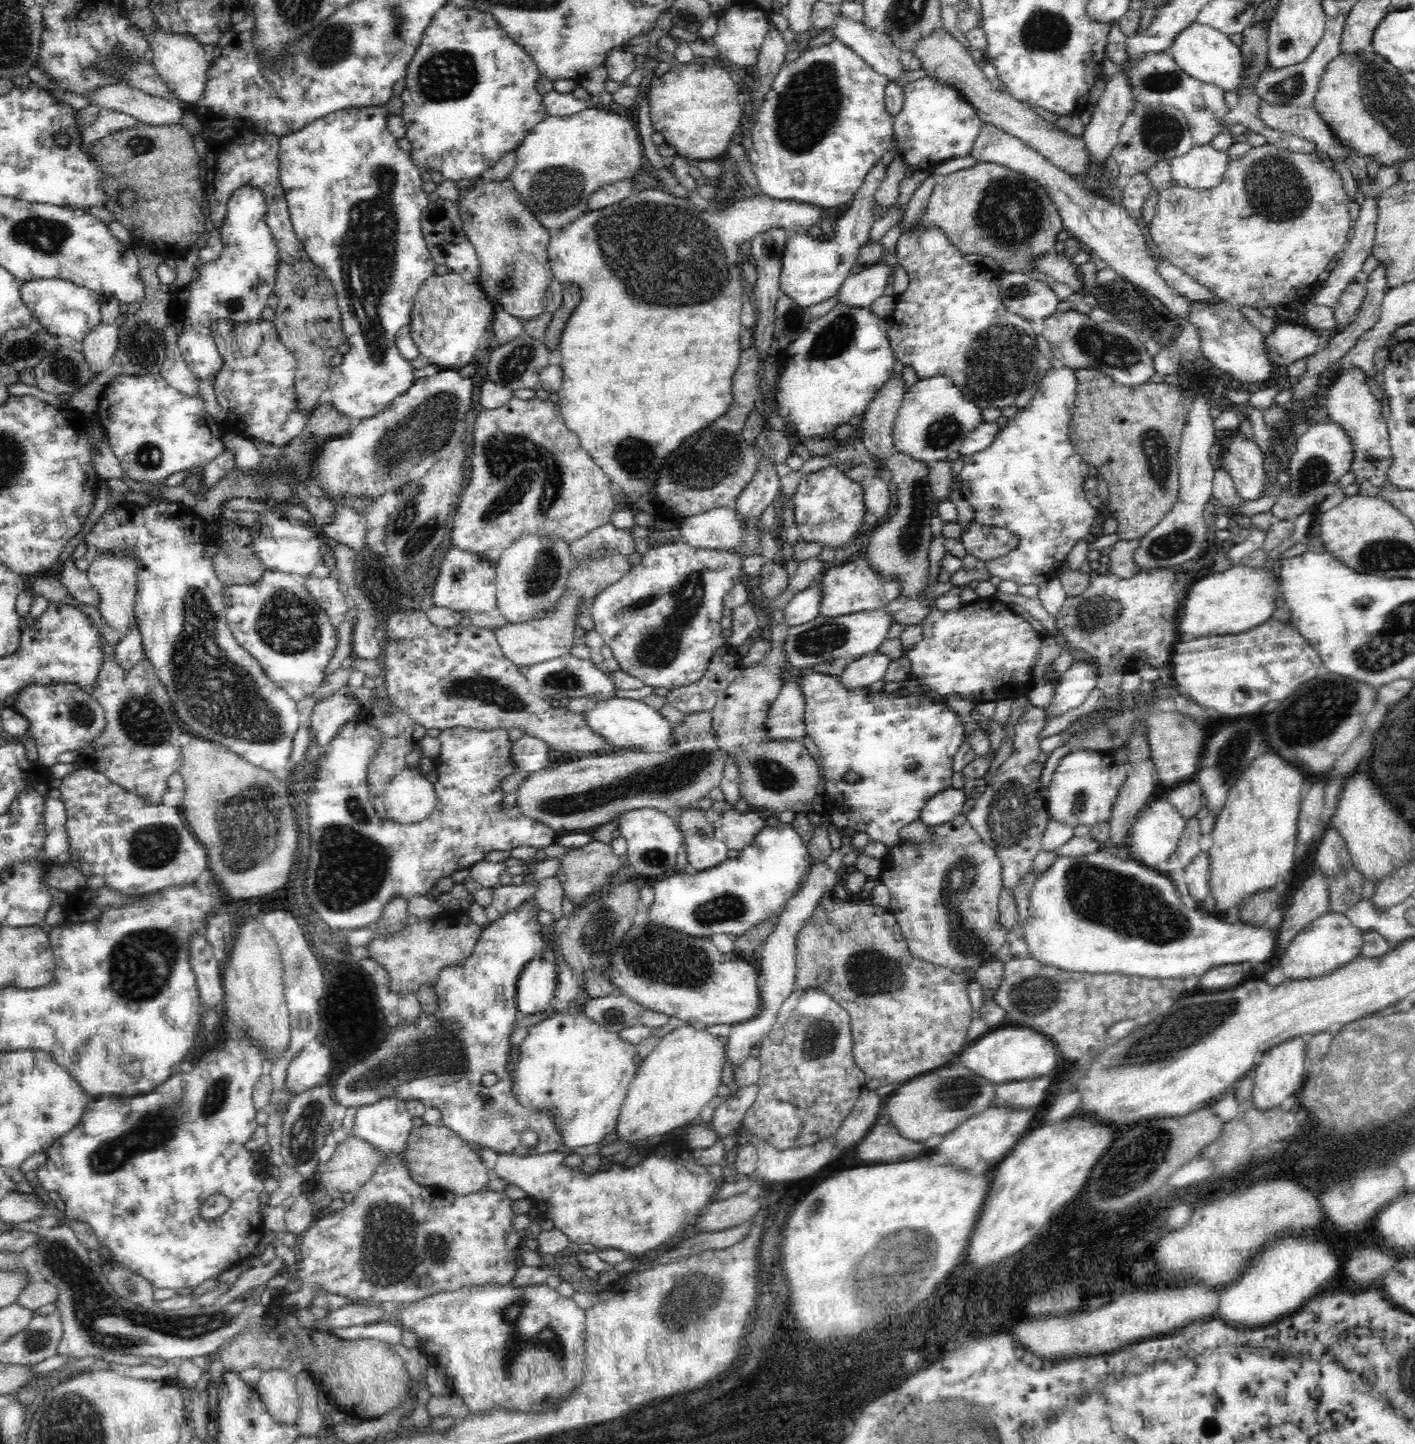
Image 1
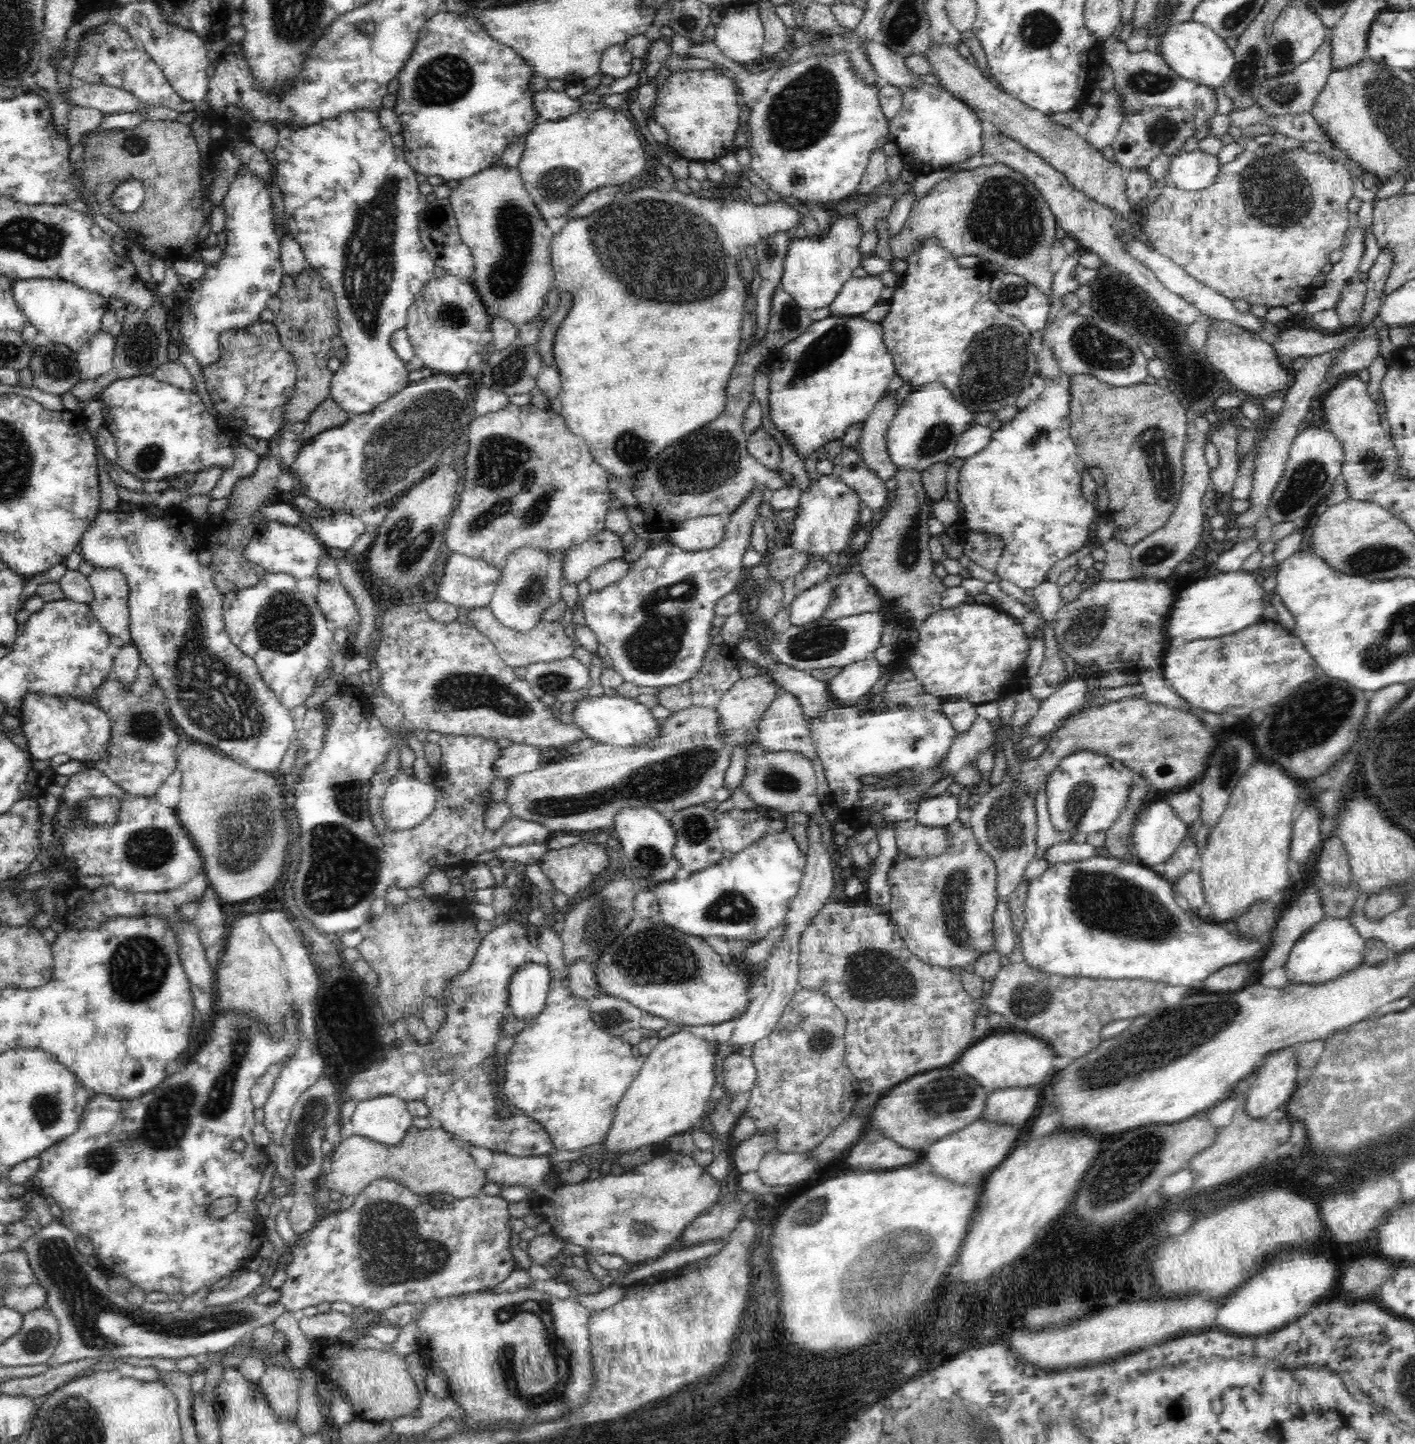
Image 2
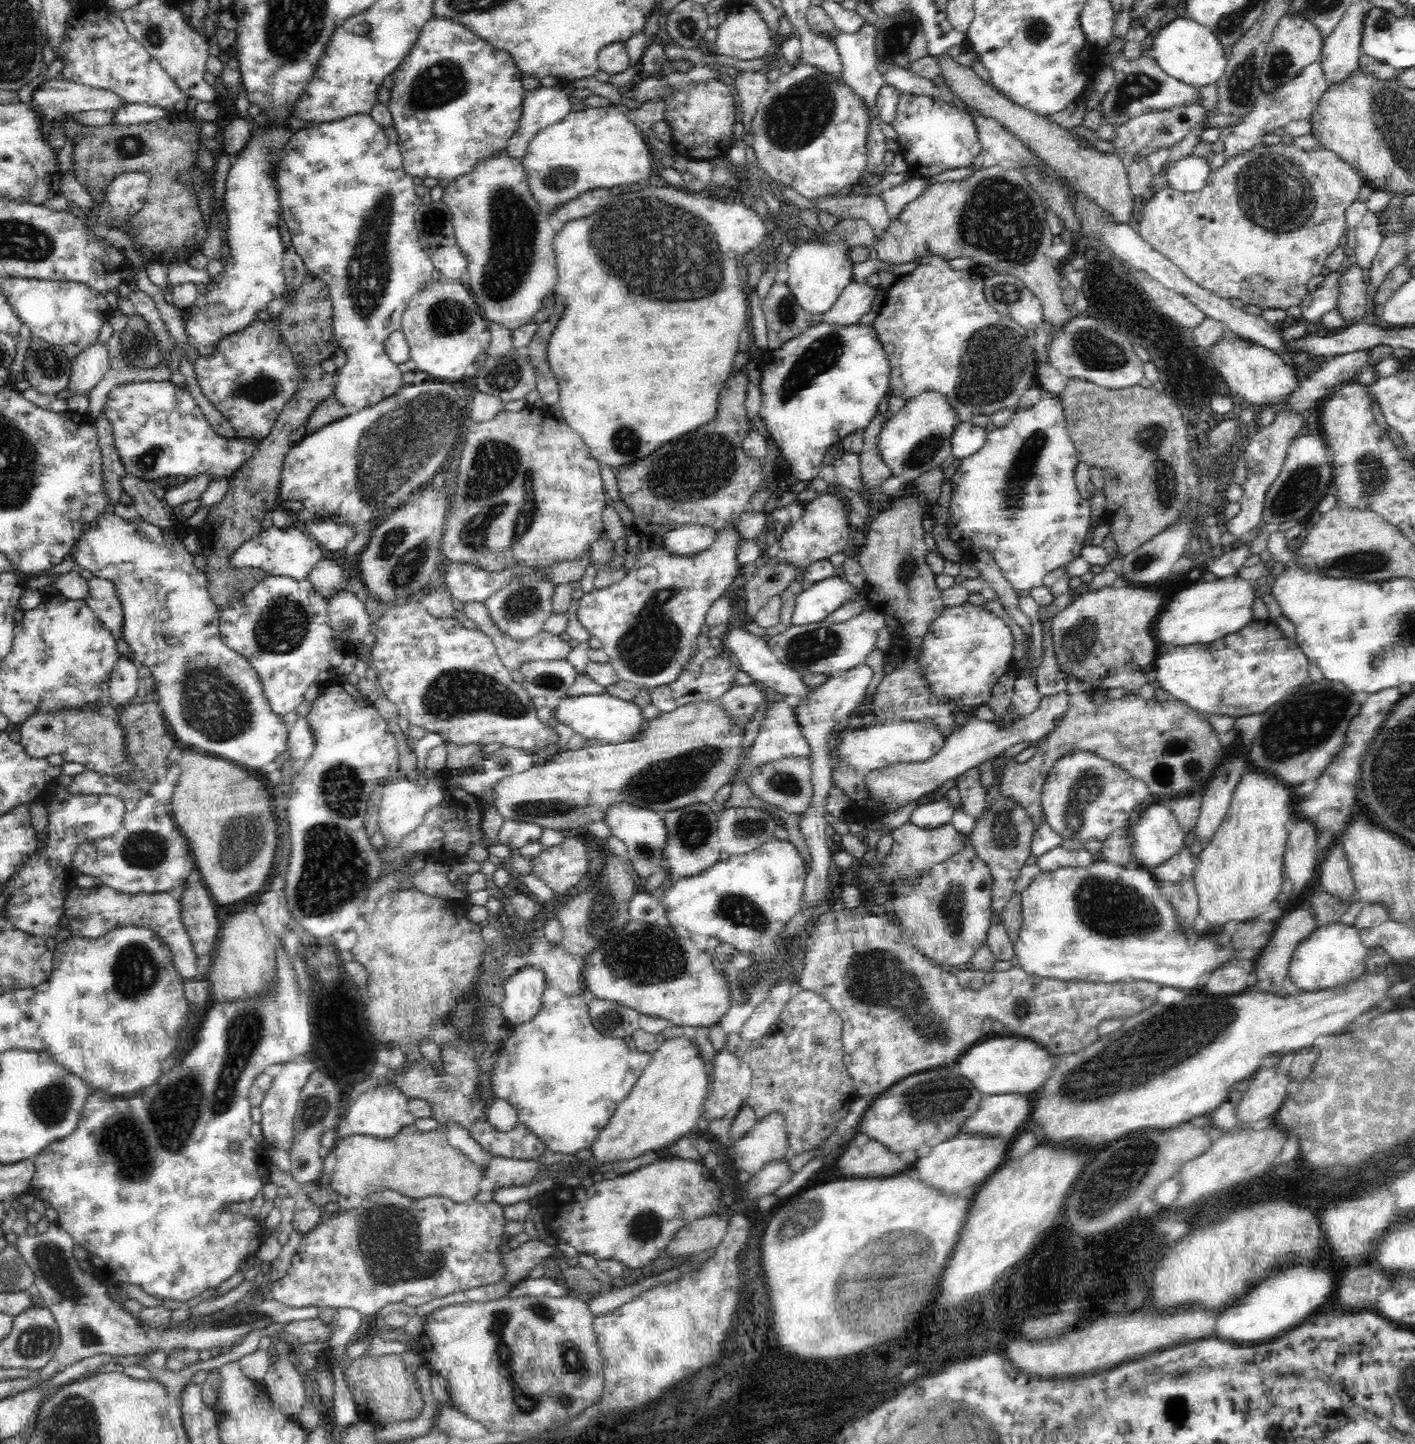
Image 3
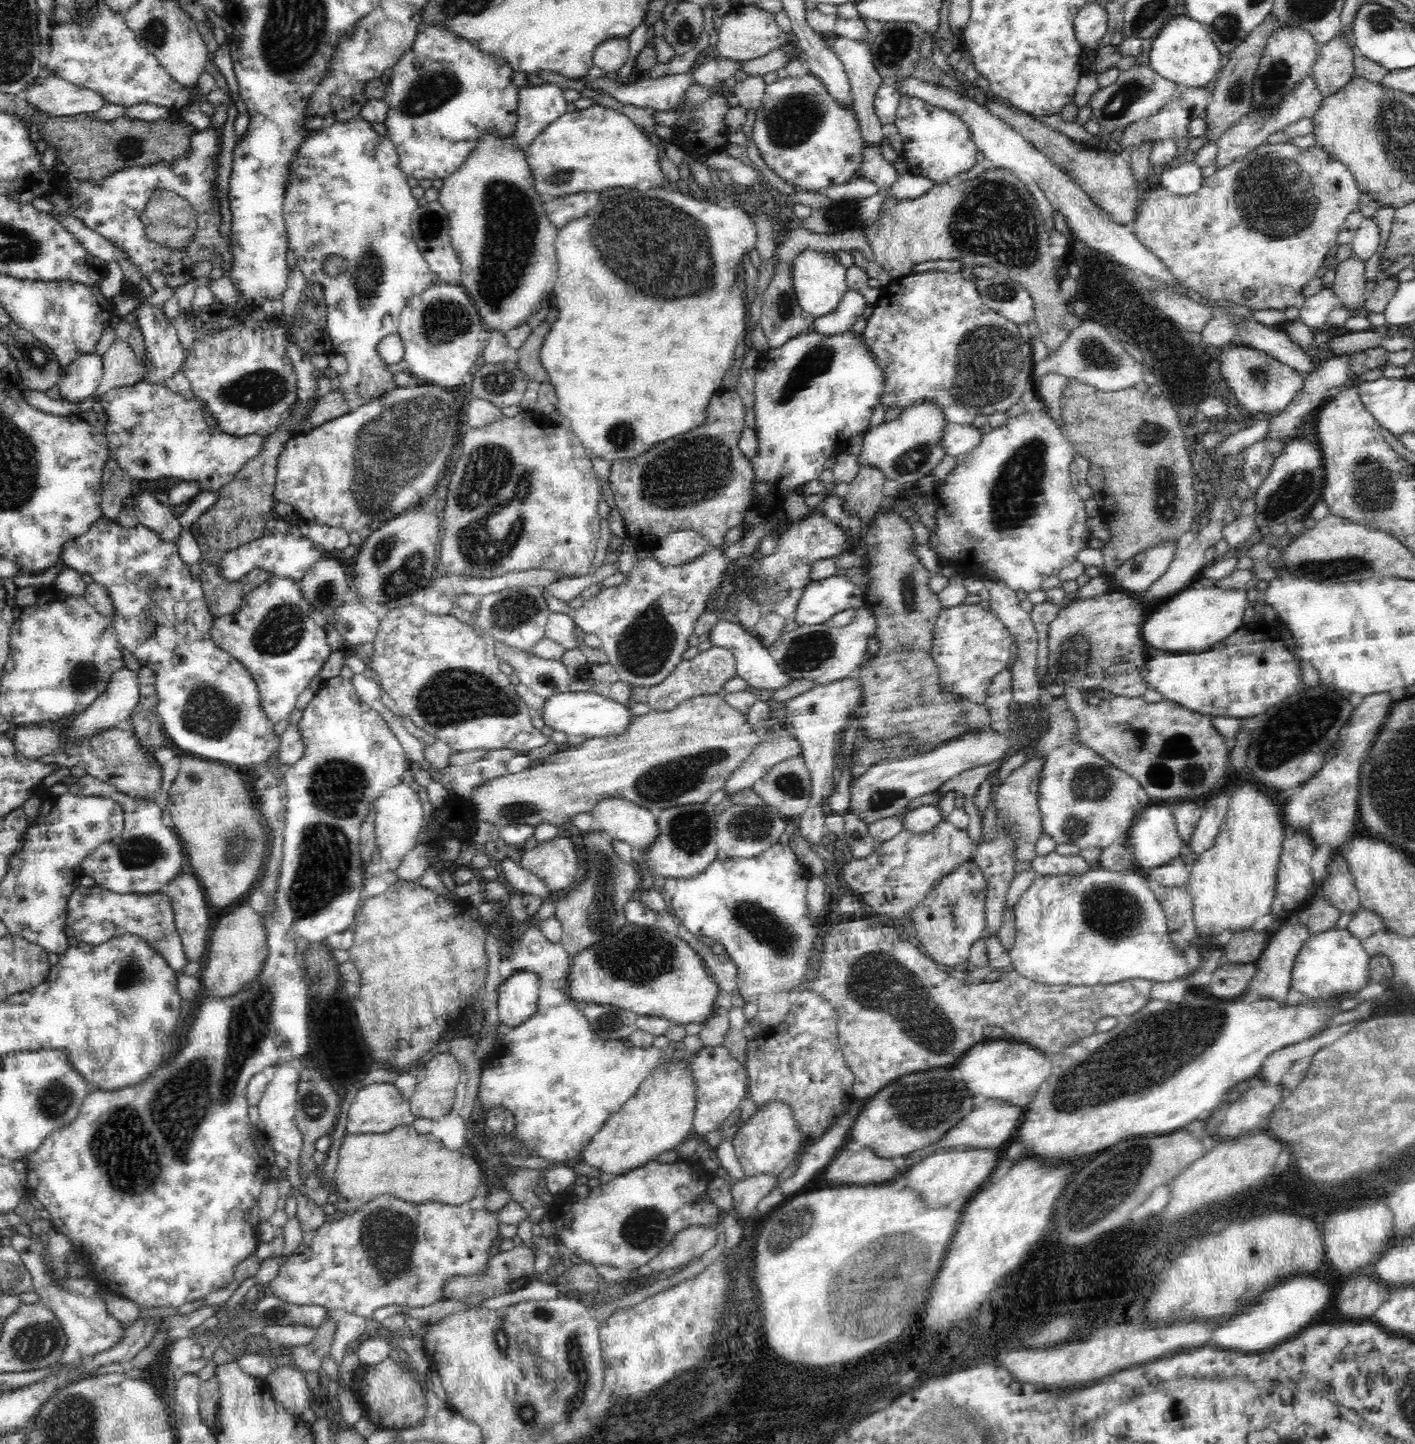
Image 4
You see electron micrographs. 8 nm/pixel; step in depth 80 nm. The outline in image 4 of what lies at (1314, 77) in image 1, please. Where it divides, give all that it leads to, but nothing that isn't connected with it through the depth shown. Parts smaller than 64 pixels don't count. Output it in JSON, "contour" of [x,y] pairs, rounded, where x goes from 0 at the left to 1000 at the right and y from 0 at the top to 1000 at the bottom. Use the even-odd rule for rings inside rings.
{"contour":[[[924,51],[922,55],[917,57],[917,60],[914,60],[910,65],[907,65],[907,69],[898,75],[898,76],[886,76],[879,80],[876,83],[869,89],[865,90],[862,93],[862,96],[859,98],[861,102],[861,106],[859,108],[859,116],[864,116],[865,114],[869,114],[871,111],[878,111],[881,107],[886,105],[887,102],[892,100],[892,98],[900,93],[907,90],[910,87],[912,87],[914,84],[919,83],[919,82],[924,82],[929,80],[929,78],[931,76],[935,67],[933,65],[932,61],[930,60],[928,51]]]}

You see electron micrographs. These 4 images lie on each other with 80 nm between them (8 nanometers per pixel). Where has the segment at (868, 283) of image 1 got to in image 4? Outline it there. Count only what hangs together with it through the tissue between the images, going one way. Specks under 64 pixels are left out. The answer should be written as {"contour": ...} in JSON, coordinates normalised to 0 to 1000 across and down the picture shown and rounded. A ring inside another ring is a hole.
{"contour":[[[599,200],[587,217],[575,220],[574,227],[581,232],[596,230],[606,222],[606,219],[609,218],[613,211],[608,203]]]}

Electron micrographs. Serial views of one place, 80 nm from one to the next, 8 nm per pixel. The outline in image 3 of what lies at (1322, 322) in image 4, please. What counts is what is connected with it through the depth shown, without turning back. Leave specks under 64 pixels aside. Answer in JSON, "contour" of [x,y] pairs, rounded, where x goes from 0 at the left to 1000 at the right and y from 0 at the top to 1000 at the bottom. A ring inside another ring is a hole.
{"contour":[[[958,176],[955,178],[951,178],[949,184],[945,187],[936,191],[929,202],[926,202],[919,209],[920,220],[924,223],[933,223],[934,219],[940,215],[945,213],[946,207],[946,195],[949,188],[957,182]]]}

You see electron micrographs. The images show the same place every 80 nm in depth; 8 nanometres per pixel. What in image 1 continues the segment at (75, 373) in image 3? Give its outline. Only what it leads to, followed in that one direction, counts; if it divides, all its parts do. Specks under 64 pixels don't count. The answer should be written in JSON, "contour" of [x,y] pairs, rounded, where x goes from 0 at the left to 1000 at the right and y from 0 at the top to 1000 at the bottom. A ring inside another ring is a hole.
{"contour":[[[71,223],[69,226],[65,228],[59,235],[57,244],[60,247],[61,251],[63,252],[63,255],[66,256],[66,258],[72,258],[75,255],[79,252],[79,248],[82,245],[84,239],[84,227],[81,223],[79,224],[75,224]]]}

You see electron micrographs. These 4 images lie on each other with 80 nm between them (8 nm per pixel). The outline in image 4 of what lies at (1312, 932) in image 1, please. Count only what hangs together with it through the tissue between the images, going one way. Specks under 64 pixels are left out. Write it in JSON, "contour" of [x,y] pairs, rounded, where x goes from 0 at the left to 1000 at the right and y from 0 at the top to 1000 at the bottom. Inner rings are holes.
{"contour":[[[953,643],[935,644],[929,646],[918,657],[915,663],[914,670],[912,671],[912,684],[920,690],[932,692],[933,690],[943,690],[944,688],[957,687],[964,684],[967,678],[978,679],[980,685],[987,681],[984,679],[984,669],[977,661],[967,662],[965,657]]]}

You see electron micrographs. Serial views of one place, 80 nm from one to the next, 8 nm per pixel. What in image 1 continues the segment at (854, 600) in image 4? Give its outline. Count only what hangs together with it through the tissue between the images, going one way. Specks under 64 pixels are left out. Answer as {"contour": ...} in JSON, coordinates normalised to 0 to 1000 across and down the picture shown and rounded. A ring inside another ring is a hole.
{"contour":[[[578,407],[563,410],[554,421],[557,434],[564,434],[578,427],[580,414]]]}

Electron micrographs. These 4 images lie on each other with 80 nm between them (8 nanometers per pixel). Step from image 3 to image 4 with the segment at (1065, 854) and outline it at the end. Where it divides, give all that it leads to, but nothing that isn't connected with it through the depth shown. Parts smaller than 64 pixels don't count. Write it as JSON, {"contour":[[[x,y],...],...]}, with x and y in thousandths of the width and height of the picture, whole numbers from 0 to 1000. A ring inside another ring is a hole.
{"contour":[[[746,589],[740,593],[733,592],[729,598],[729,602],[734,607],[762,606],[772,601],[763,591],[761,593],[750,593]]]}

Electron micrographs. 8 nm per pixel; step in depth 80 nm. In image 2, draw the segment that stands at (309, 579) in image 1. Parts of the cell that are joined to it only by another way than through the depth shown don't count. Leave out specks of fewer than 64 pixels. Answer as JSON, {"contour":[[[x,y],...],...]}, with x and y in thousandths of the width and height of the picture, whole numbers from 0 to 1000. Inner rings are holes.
{"contour":[[[225,402],[223,416],[230,429],[236,431],[237,435],[244,435],[247,440],[253,438],[254,425],[250,414],[240,402]]]}

